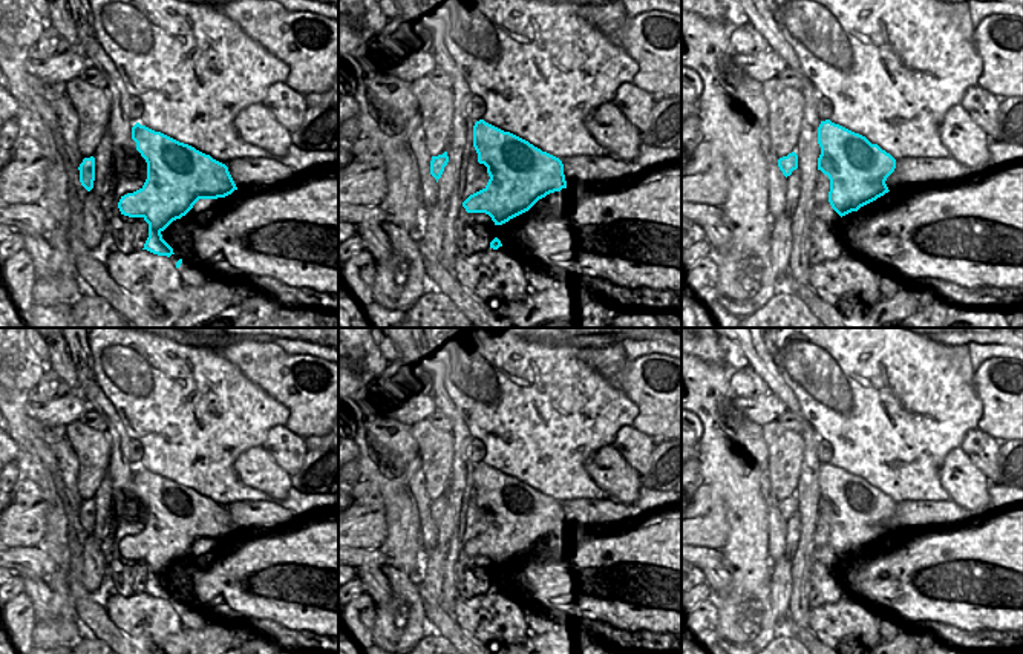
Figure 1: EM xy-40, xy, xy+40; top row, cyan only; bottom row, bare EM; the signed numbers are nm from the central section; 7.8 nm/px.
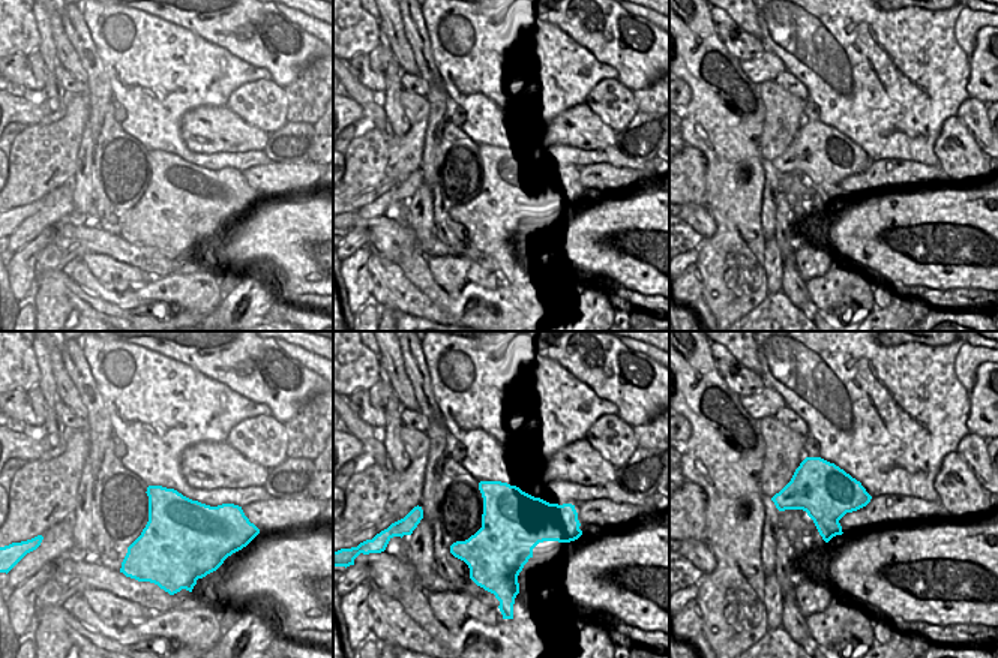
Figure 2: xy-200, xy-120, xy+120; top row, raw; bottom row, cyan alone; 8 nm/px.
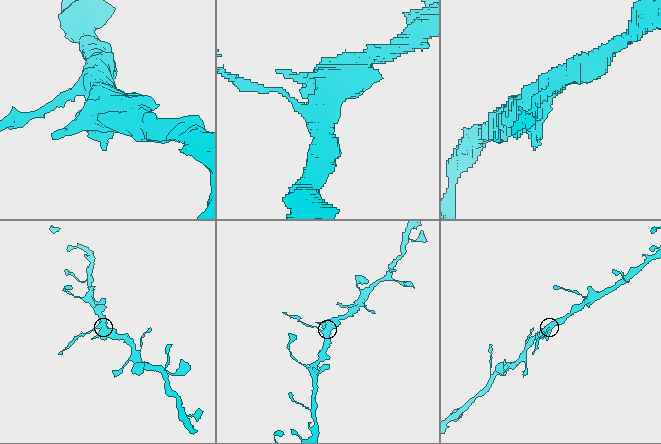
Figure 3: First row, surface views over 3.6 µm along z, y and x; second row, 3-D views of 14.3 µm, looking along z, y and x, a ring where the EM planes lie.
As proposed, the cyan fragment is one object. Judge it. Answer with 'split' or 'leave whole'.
split

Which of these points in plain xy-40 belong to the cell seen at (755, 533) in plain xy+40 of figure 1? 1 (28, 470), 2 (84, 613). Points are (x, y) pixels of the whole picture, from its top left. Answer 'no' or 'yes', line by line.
1: yes
2: no

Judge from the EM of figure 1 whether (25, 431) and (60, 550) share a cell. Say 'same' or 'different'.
same

